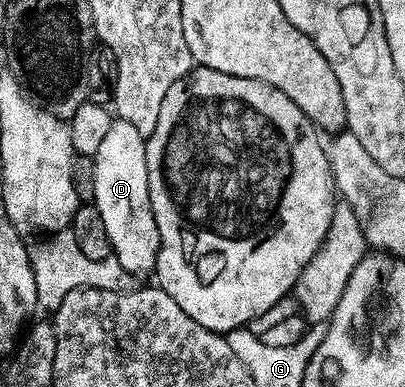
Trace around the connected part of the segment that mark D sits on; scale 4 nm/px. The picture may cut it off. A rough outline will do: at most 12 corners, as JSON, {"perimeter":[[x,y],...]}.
{"perimeter":[[115,118],[93,207],[123,272],[154,271],[147,136]]}

